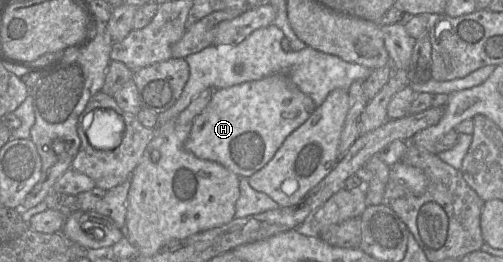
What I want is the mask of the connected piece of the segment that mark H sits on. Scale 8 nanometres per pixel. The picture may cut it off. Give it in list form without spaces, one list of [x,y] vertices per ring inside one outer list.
[[[273,74],[260,80],[218,89],[205,109],[193,120],[184,147],[199,159],[217,162],[240,178],[249,178],[274,157],[285,139],[299,128],[316,108],[314,101],[284,74]]]

